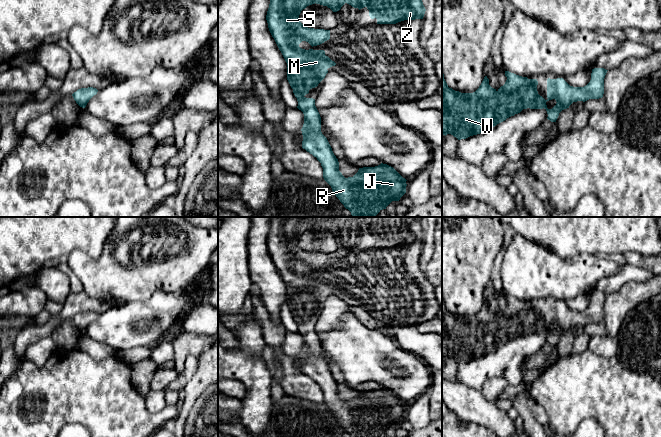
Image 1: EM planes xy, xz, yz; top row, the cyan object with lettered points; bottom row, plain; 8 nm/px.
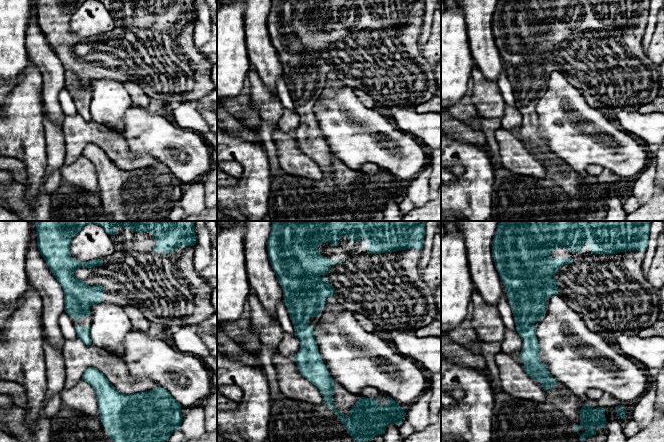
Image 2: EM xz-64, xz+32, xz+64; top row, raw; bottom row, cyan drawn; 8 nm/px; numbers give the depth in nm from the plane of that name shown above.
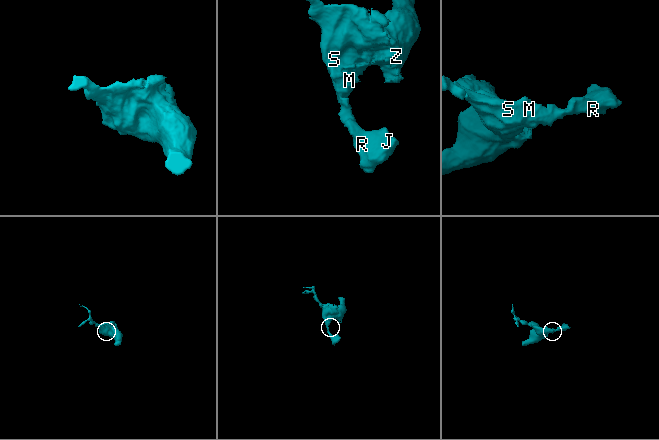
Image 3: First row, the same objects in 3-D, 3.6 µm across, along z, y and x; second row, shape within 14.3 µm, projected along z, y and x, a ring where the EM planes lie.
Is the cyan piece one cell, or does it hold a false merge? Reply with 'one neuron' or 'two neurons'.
one neuron

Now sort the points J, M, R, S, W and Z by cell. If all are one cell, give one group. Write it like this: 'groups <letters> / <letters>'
groups J M R S W Z

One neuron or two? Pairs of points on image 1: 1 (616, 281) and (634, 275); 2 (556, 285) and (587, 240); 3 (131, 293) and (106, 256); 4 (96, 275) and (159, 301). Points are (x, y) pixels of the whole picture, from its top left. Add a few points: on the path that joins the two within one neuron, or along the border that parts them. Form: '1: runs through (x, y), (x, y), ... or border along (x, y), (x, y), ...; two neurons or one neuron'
1: runs through (620, 277), (630, 275); one neuron
2: border along (553, 252), (567, 257), (584, 253), (598, 257); two neurons
3: runs through (122, 284), (107, 269), (107, 265); one neuron
4: border along (172, 291), (155, 291), (147, 299), (126, 302); two neurons

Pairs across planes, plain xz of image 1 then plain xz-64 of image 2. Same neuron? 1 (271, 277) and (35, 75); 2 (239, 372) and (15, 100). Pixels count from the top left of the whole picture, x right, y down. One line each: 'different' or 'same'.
1: different
2: same

